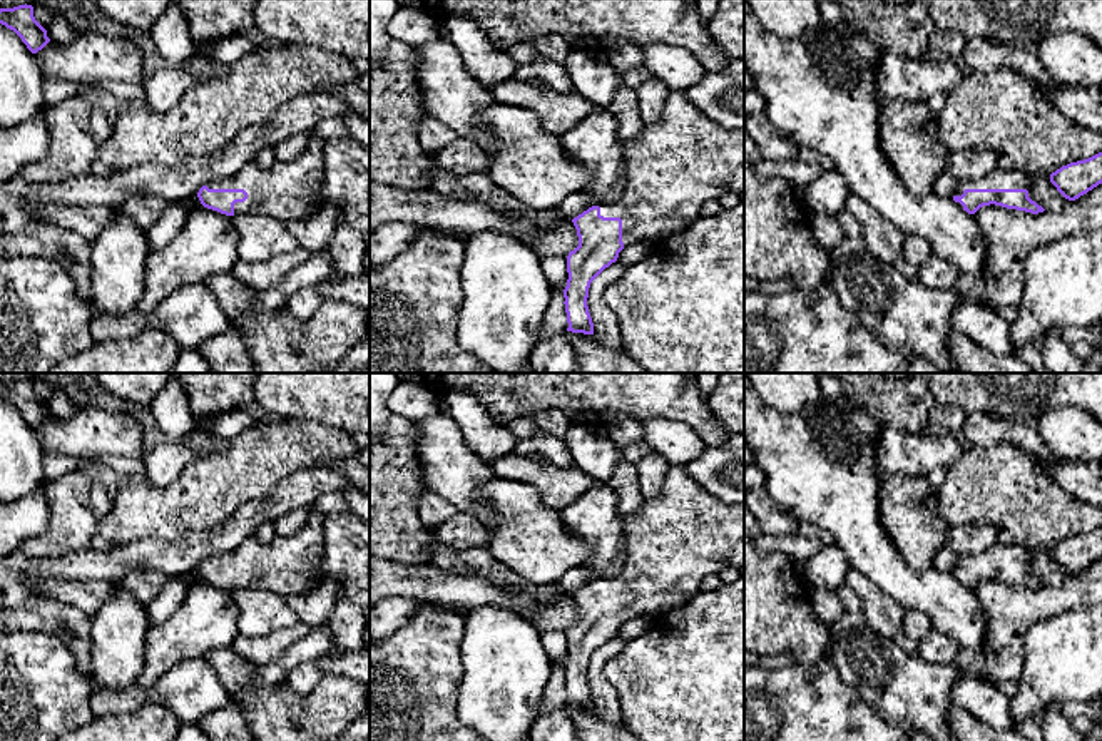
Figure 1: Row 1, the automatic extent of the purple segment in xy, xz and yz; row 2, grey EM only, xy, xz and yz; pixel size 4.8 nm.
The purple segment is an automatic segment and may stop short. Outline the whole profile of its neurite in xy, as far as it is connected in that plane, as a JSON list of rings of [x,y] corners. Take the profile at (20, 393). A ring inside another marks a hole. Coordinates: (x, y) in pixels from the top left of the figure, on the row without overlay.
[[[32,380],[0,383],[0,398],[13,405],[32,428],[50,416],[47,405],[35,395]]]

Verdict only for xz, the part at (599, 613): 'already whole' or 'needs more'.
needs more

